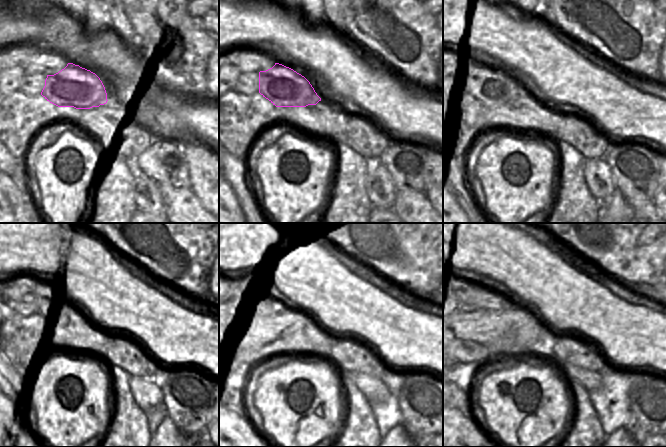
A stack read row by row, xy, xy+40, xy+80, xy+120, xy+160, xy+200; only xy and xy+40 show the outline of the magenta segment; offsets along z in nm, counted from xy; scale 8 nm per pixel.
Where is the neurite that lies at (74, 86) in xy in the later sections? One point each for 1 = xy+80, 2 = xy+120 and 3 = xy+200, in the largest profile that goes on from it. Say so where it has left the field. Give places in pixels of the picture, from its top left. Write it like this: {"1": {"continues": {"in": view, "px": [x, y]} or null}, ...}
{"1": {"continues": {"in": "xy+80", "px": [496, 89]}}, "2": {"continues": {"in": "xy+120", "px": [52, 308]}}, "3": {"continues": {"in": "xy+200", "px": [467, 308]}}}

